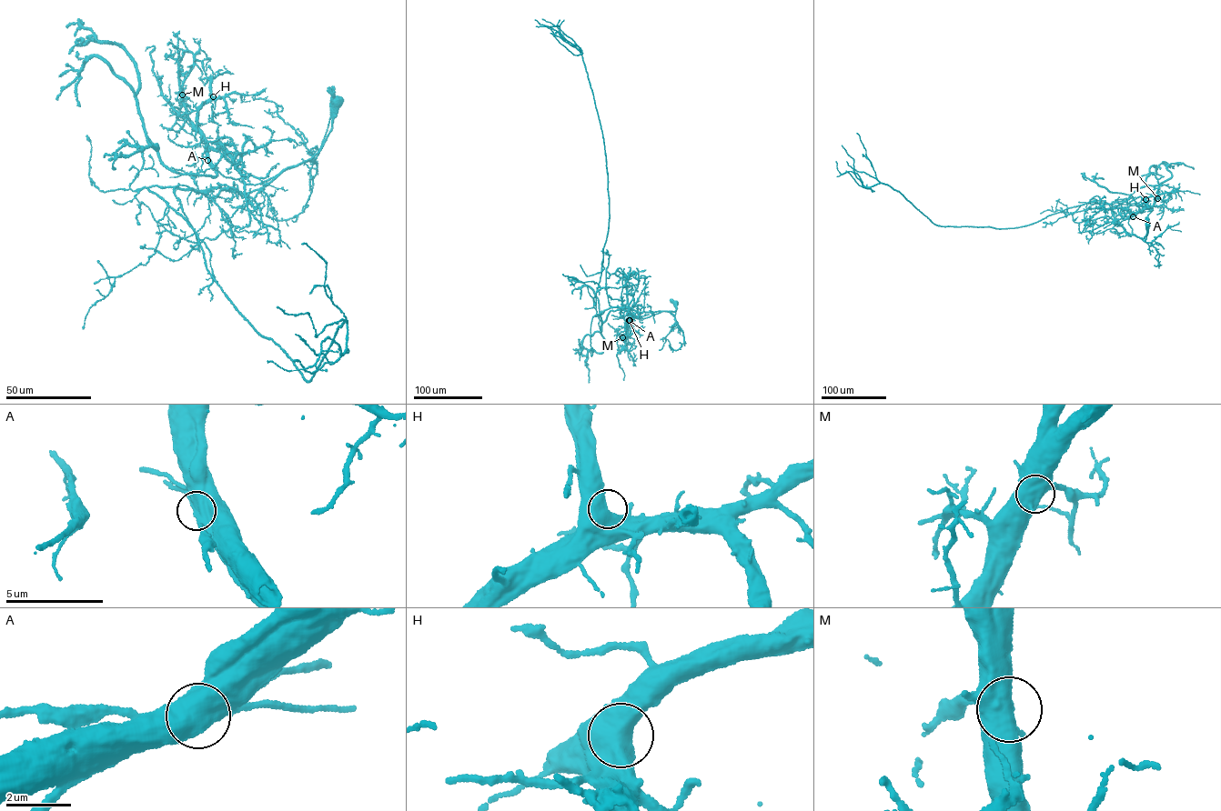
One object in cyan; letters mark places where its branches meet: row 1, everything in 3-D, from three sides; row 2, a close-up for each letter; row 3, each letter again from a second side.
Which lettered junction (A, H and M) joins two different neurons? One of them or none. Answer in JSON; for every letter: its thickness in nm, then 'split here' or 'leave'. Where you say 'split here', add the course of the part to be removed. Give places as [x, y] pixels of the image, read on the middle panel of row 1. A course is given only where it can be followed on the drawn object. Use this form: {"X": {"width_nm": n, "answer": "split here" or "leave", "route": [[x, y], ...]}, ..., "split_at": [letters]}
{"A": {"width_nm": 850, "answer": "split here", "route": [[630, 320], [628, 308], [597, 313], [608, 227], [608, 176], [602, 133], [580, 50], [558, 25], [536, 26]]}, "H": {"width_nm": 850, "answer": "leave"}, "M": {"width_nm": 800, "answer": "leave"}, "split_at": ["A"]}

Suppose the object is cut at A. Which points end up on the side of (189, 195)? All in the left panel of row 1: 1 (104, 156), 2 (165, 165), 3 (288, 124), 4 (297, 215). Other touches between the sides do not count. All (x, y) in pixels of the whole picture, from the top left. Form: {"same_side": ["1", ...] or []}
{"same_side": ["3", "4"]}

